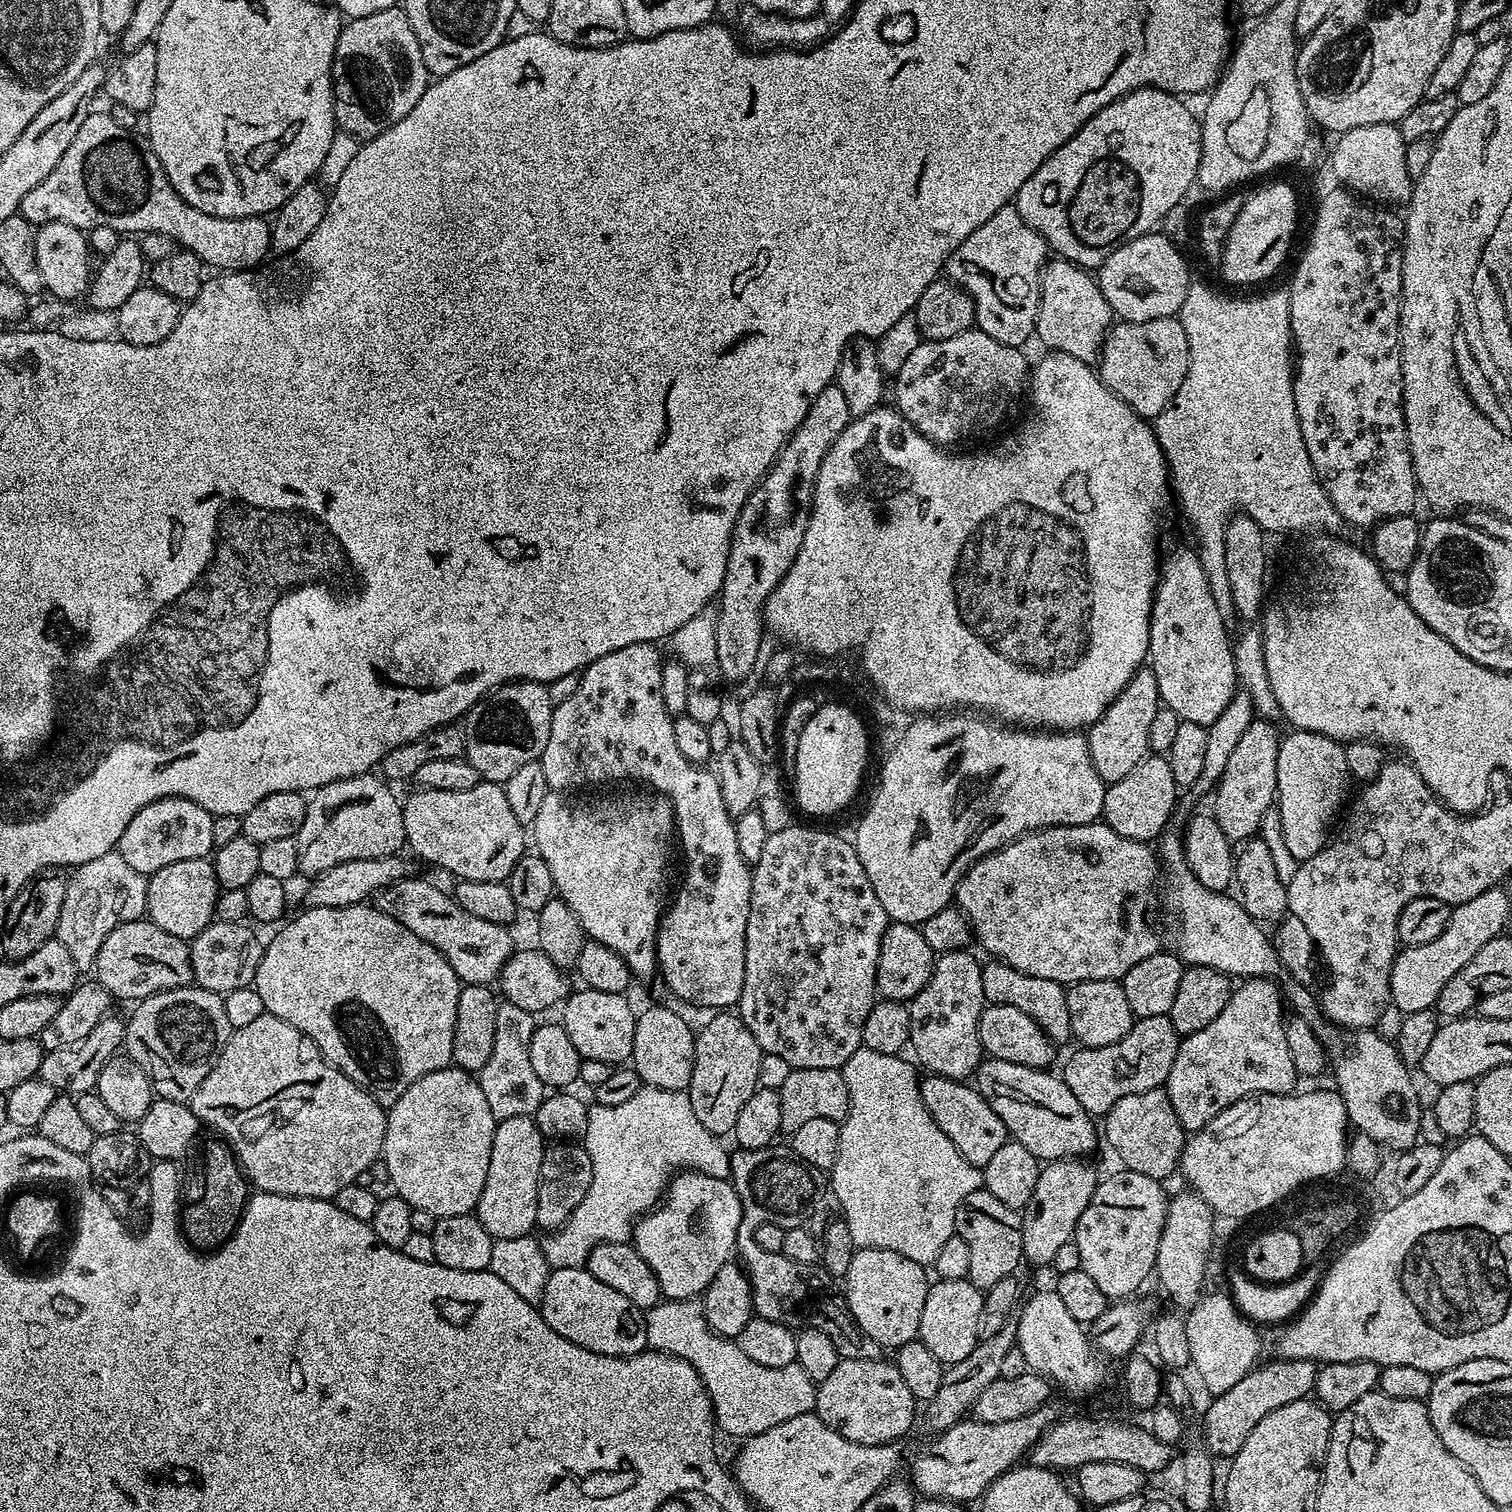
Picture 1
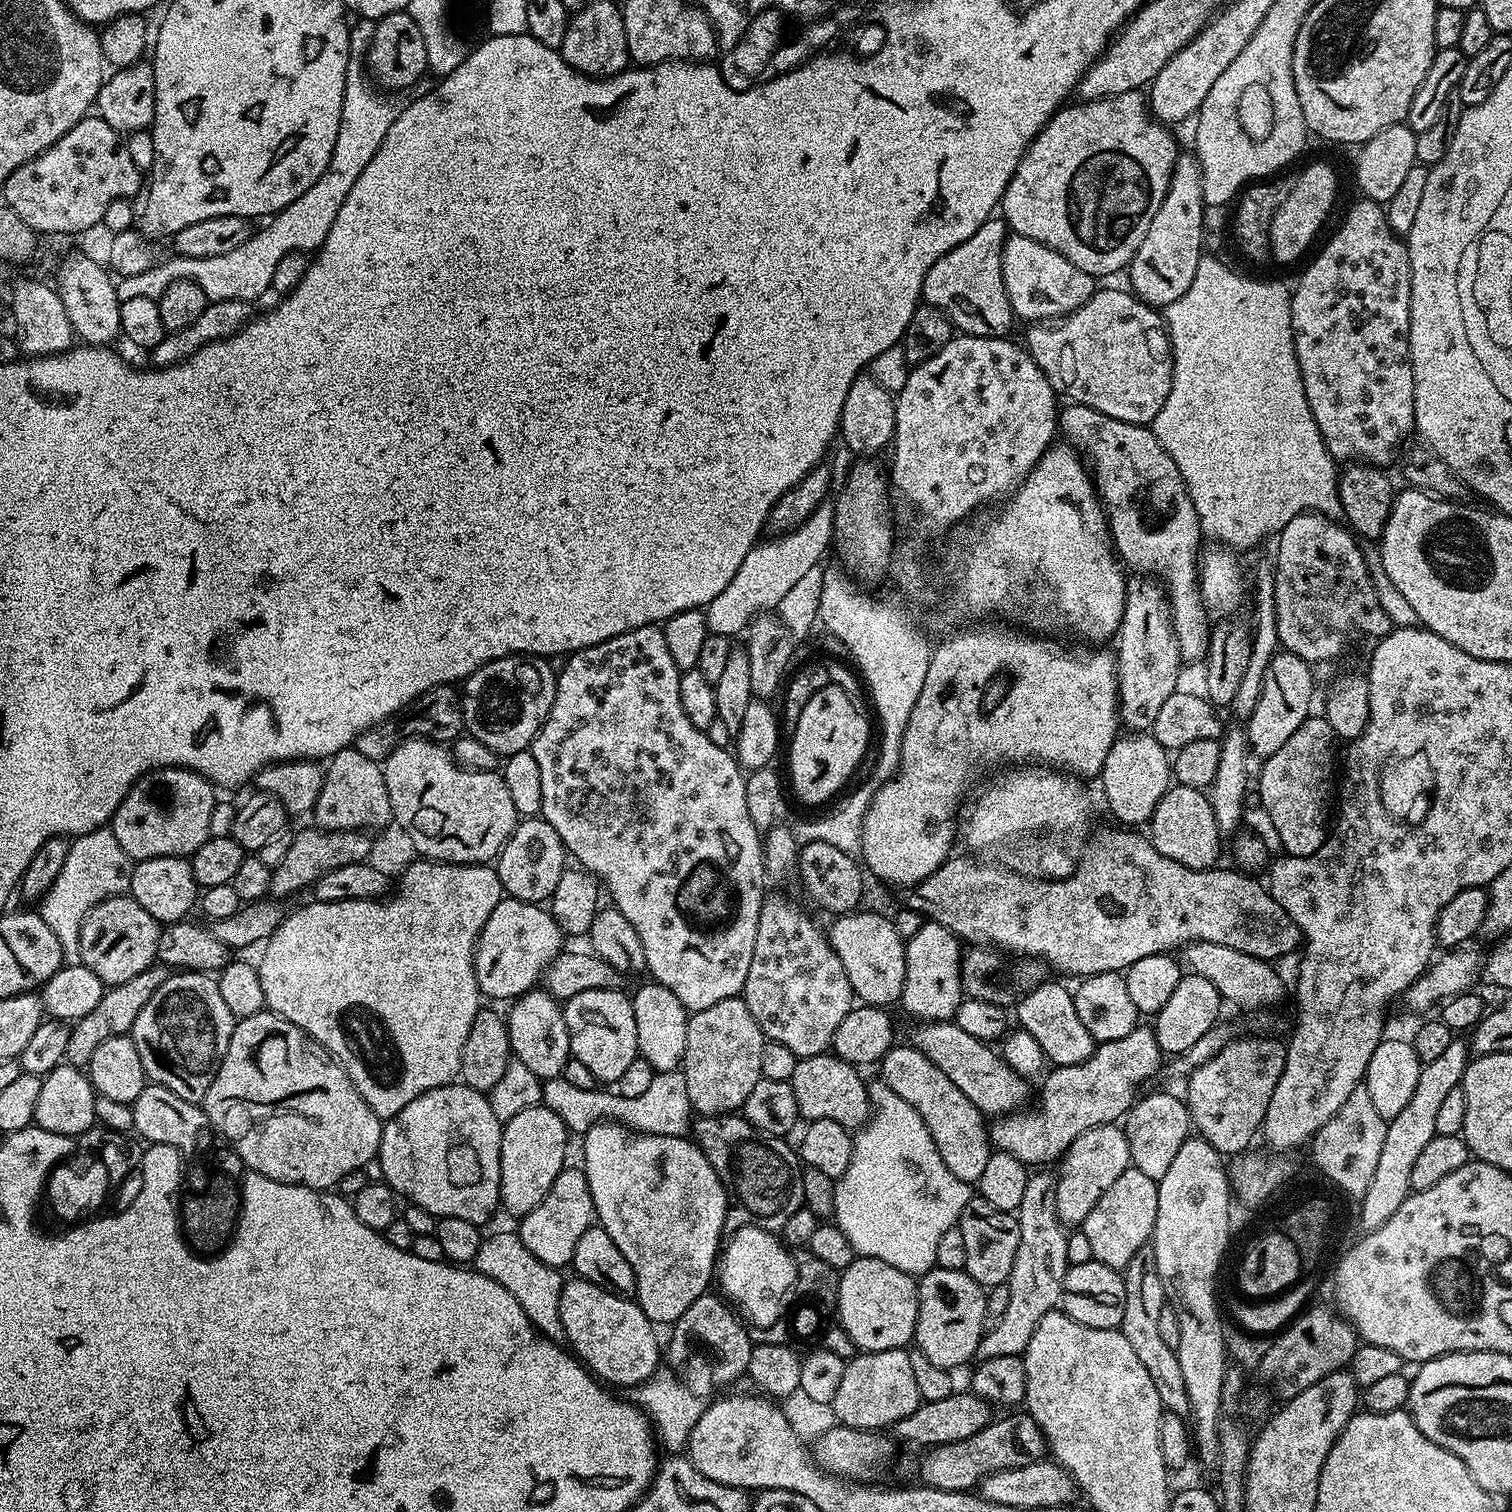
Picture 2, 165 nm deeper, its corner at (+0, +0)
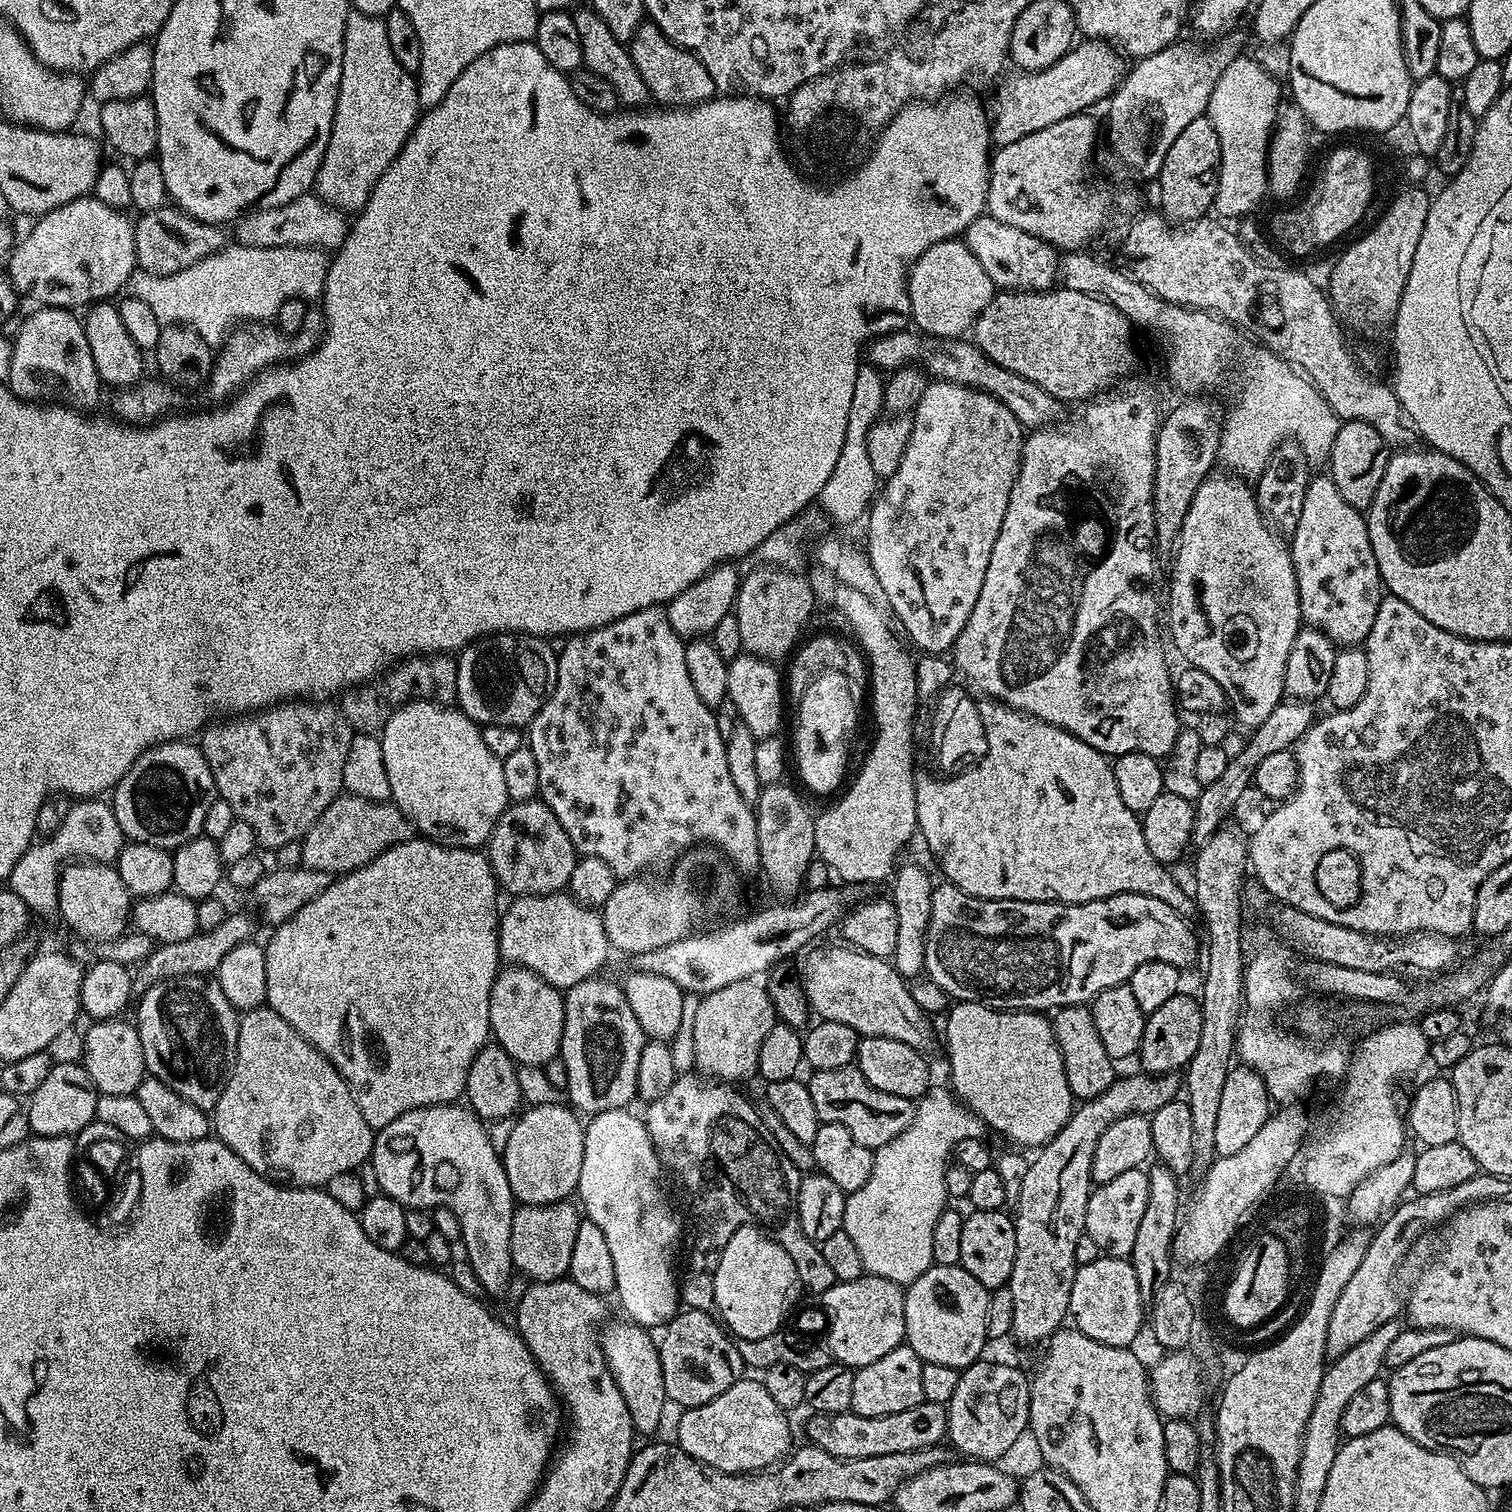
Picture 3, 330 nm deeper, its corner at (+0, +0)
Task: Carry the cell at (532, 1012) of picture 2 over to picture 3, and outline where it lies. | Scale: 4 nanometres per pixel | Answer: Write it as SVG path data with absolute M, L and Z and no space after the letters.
M508 966L496 973L496 981L490 990L490 1032L495 1043L502 1045L517 1065L546 1065L560 1055L562 1030L564 1029L564 997L561 989L550 986L536 972L519 966Z

